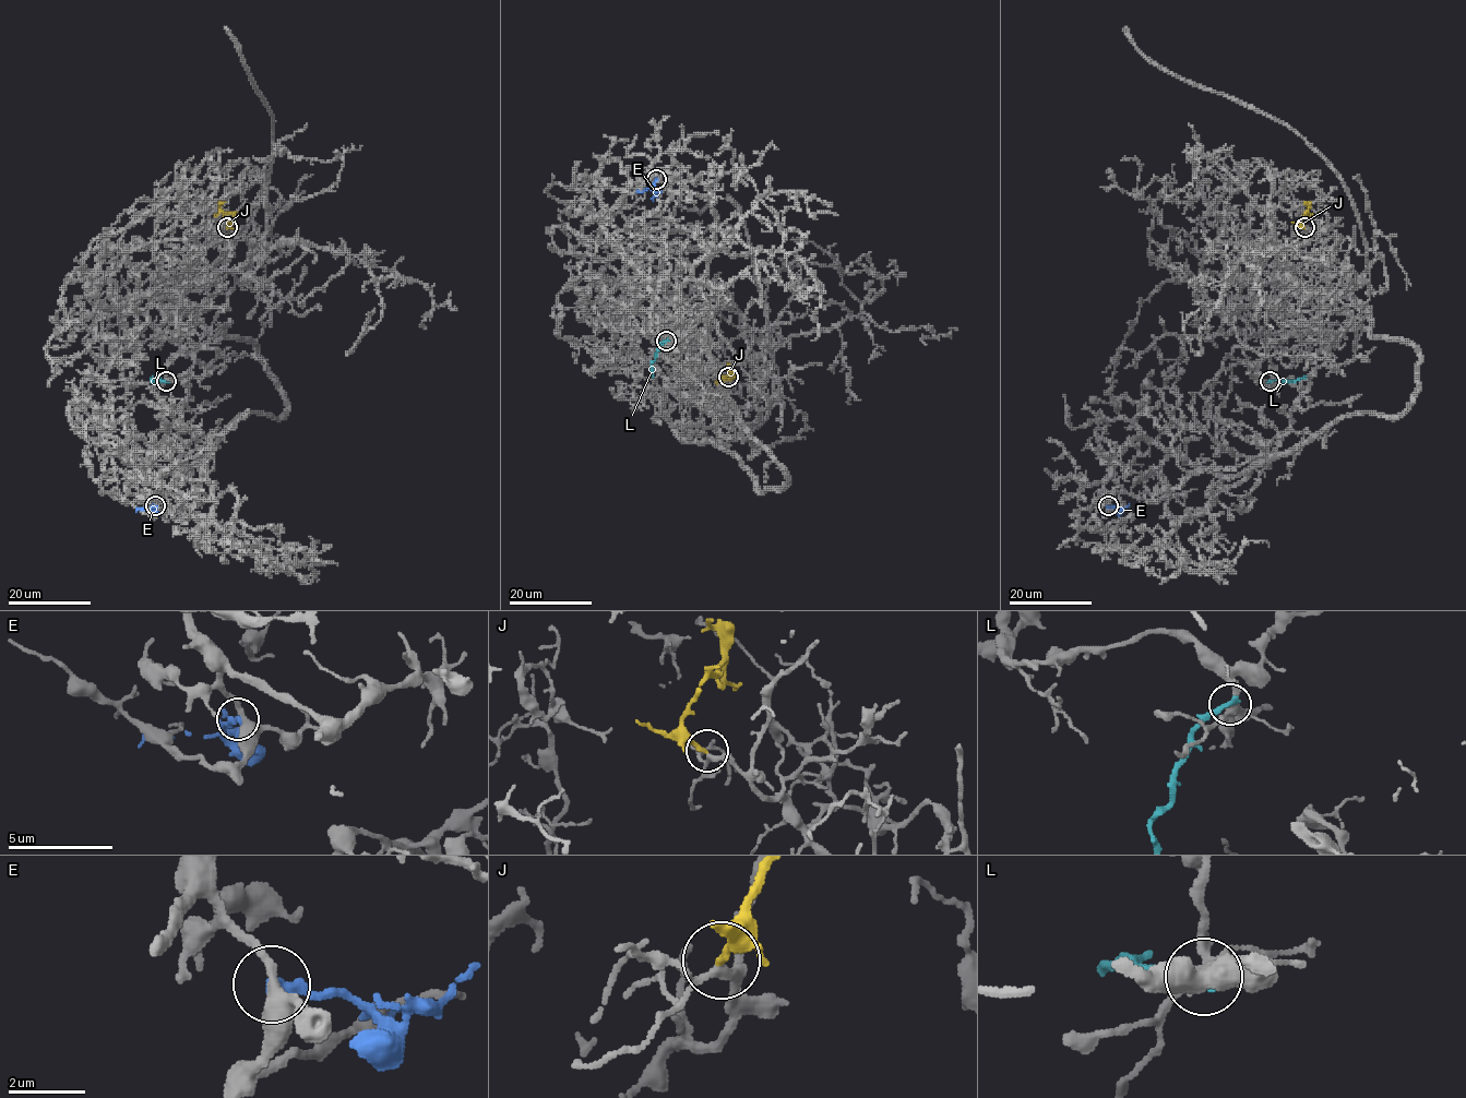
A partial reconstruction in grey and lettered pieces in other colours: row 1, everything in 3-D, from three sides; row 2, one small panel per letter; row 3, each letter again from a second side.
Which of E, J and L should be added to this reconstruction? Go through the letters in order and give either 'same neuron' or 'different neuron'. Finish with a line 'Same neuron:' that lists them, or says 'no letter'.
E: different neuron
J: same neuron
L: different neuron
Same neuron: J

